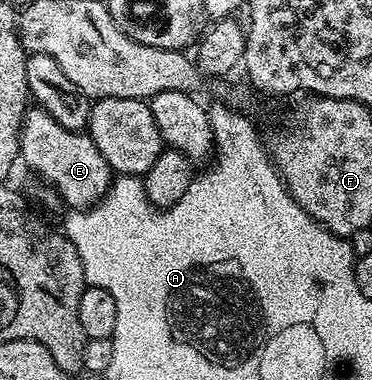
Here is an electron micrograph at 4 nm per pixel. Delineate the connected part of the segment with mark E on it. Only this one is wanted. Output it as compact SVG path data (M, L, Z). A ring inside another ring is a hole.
M34 105L28 106L23 114L23 124L19 130L19 153L21 163L31 171L36 171L47 183L55 186L55 191L68 203L71 209L86 209L102 196L103 192L111 186L113 182L113 172L111 167L101 157L97 145L92 141L90 134L83 131L70 131L61 125L49 113L45 113Z

